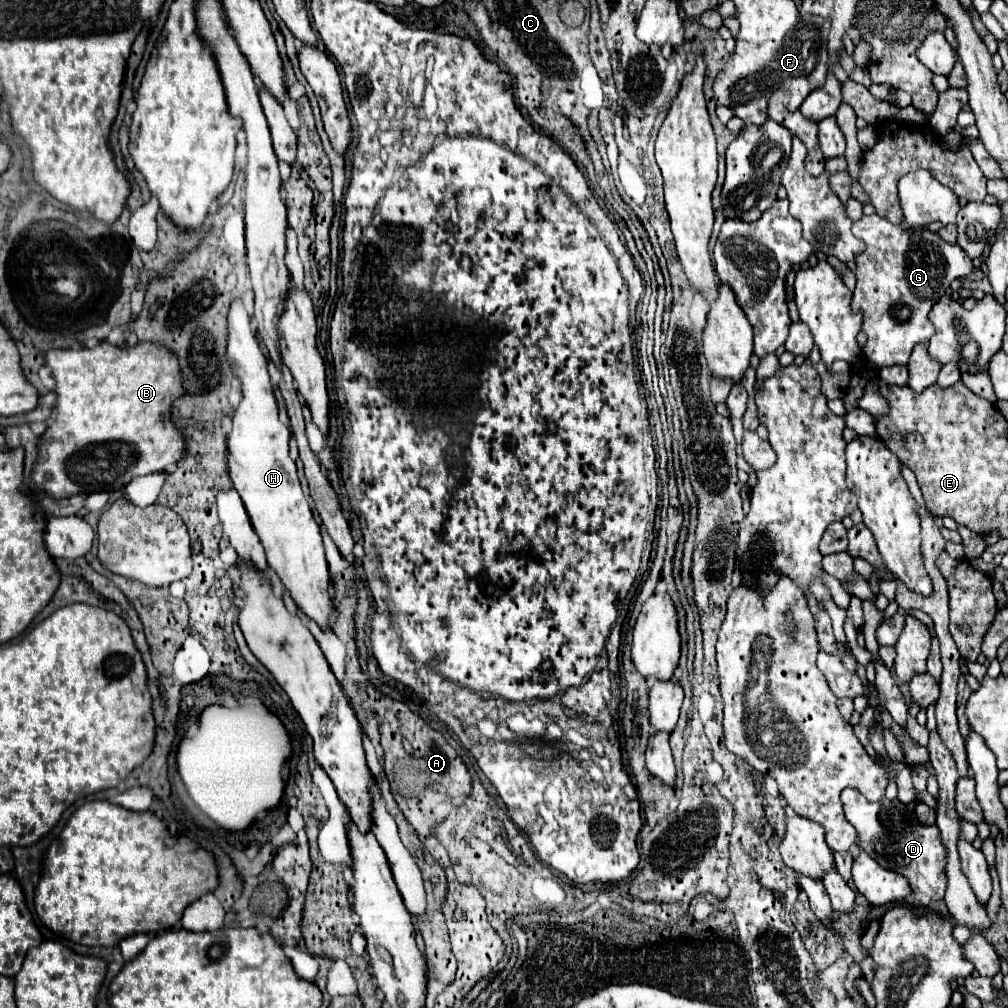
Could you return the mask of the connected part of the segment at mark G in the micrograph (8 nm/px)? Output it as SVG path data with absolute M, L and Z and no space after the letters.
M864 215L852 225L852 233L866 243L866 251L856 257L856 289L852 297L852 311L862 313L862 331L868 337L860 347L862 355L878 369L908 365L912 347L930 341L934 335L928 319L934 303L954 279L972 273L972 261L966 251L956 247L956 243L944 241L938 233L926 227L912 229L910 233L880 215Z

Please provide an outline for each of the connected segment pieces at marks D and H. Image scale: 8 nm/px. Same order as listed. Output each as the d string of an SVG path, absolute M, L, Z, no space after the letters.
M854 787L844 789L840 799L844 805L846 819L858 831L862 849L868 855L872 855L884 869L890 869L890 871L906 877L906 881L912 887L912 895L914 895L912 905L914 907L928 907L930 903L944 899L946 849L940 841L940 831L936 825L926 827L926 825L918 823L918 817L914 815L914 811L910 811L908 805L904 805L898 799L888 801L884 797L880 801L872 803L868 799L864 799L864 795Z
M234 299L228 311L228 345L226 345L226 361L232 365L232 373L238 377L242 385L242 401L234 409L232 415L232 429L228 433L228 469L230 469L230 479L234 489L240 493L244 507L252 519L254 531L258 533L270 569L276 571L280 577L282 585L290 591L292 599L296 605L318 625L328 625L328 615L332 613L332 599L328 597L326 589L330 585L330 575L328 575L328 563L324 555L324 545L322 545L322 535L320 535L320 525L316 523L310 503L304 497L304 491L300 487L298 475L296 475L296 463L288 455L288 441L290 441L290 429L280 423L278 419L278 407L276 399L272 395L272 383L270 375L266 369L266 359L262 357L262 349L258 345L258 339L254 337L252 325L250 325L250 315L246 313L244 305L240 299Z

